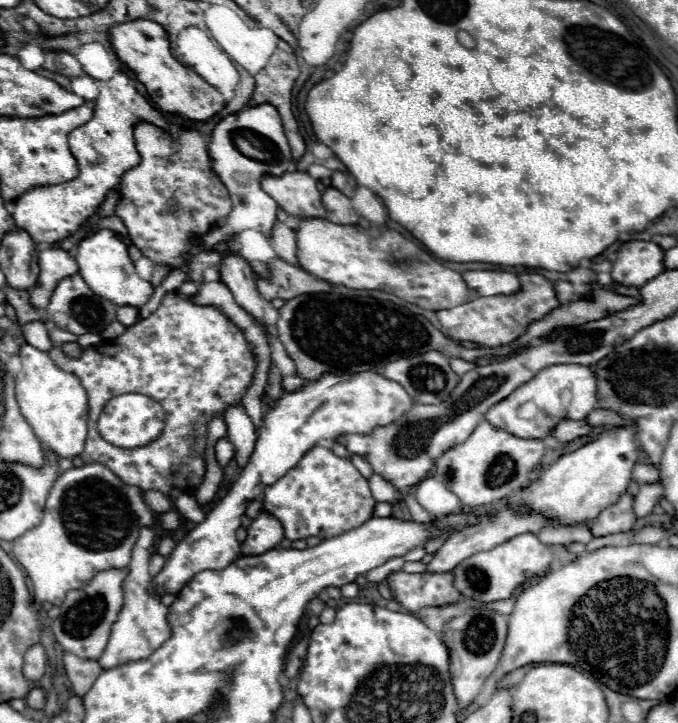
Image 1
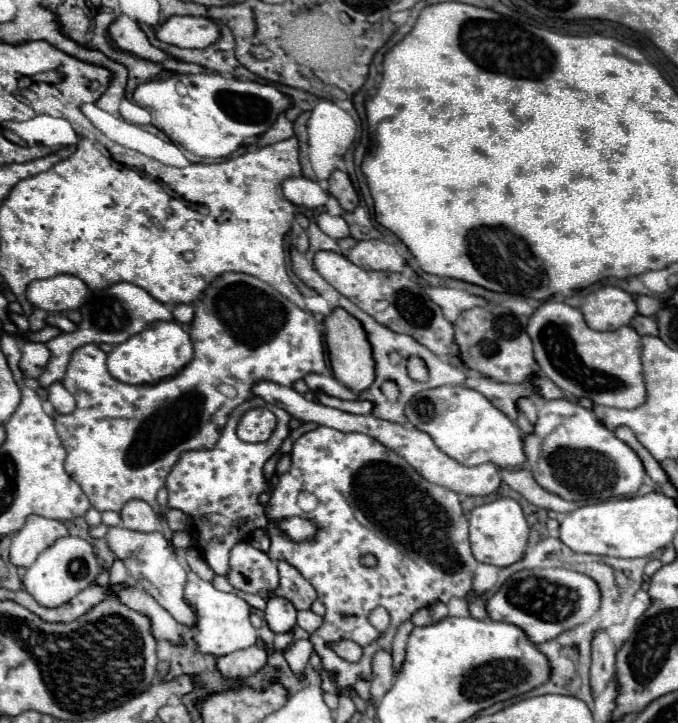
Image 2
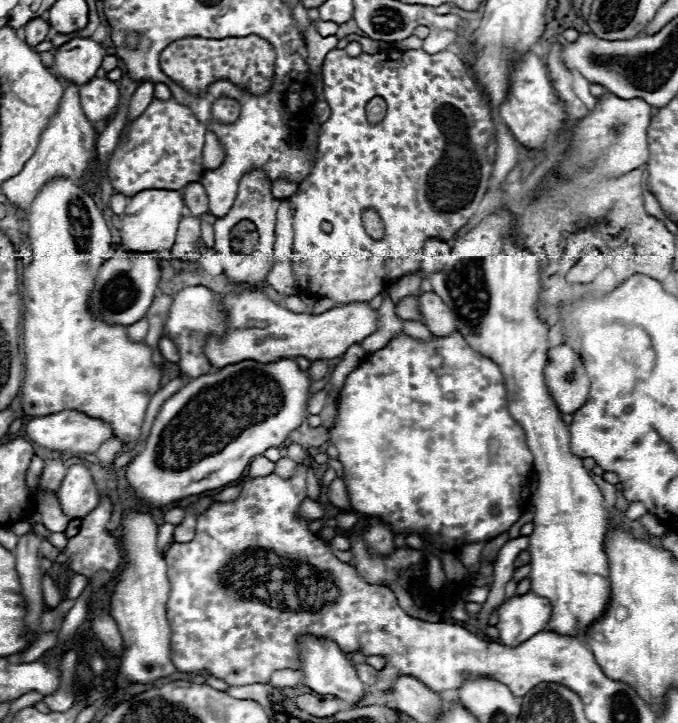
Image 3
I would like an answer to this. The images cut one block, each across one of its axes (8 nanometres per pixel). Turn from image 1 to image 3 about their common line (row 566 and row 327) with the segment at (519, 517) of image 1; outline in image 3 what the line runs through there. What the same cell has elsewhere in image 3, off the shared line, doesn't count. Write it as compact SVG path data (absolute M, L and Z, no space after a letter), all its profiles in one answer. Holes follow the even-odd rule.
M434 292L420 294L420 316L424 318L428 330L436 336L448 336L456 330L452 310Z

